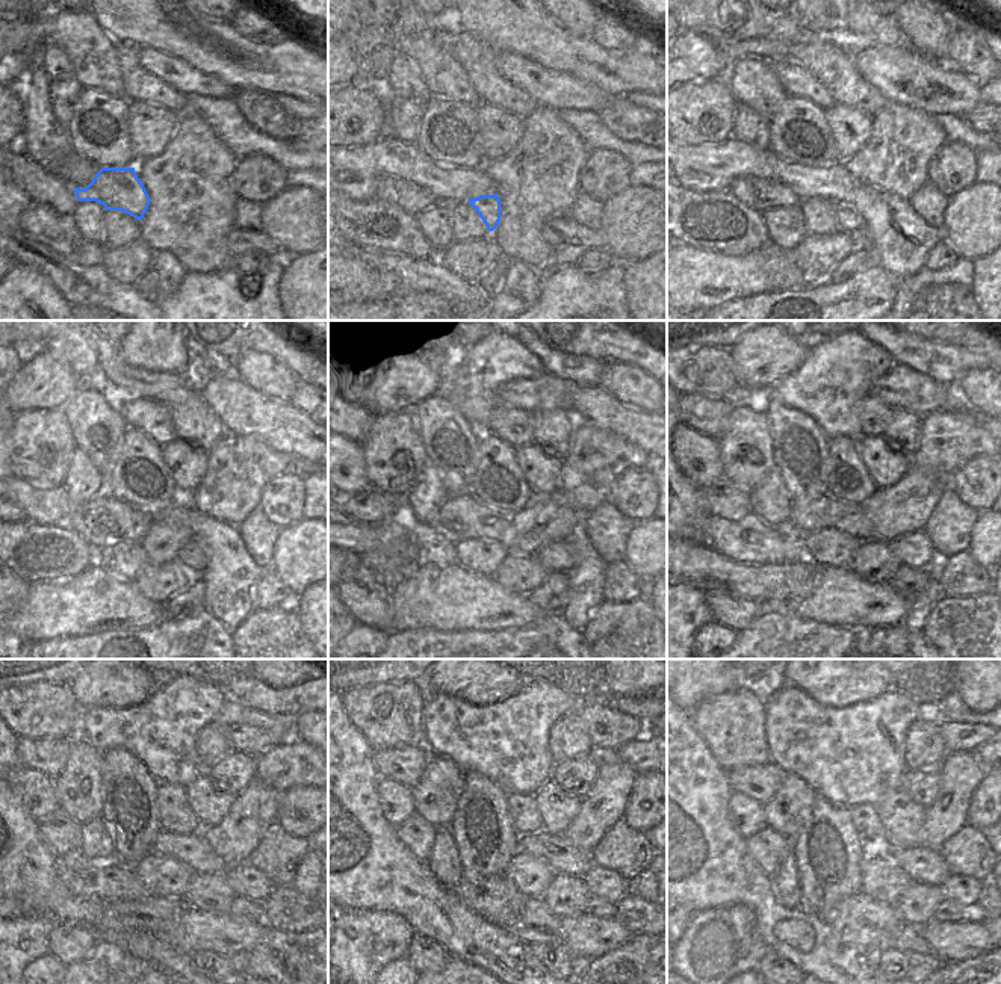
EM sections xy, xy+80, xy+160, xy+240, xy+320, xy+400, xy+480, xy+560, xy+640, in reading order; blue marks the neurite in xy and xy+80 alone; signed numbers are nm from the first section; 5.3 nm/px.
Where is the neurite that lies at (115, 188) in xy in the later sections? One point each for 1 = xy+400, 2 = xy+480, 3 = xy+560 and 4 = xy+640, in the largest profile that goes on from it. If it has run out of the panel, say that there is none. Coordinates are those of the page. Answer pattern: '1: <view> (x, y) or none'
1: xy+400 (915, 549)
2: xy+480 (247, 883)
3: xy+560 (604, 883)
4: xy+640 (962, 889)

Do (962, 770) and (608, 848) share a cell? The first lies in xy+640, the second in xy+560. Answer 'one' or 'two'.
two

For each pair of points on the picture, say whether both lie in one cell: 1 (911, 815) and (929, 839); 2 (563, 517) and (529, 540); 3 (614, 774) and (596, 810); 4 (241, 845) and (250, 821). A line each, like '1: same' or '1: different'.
1: different
2: same
3: same
4: same

